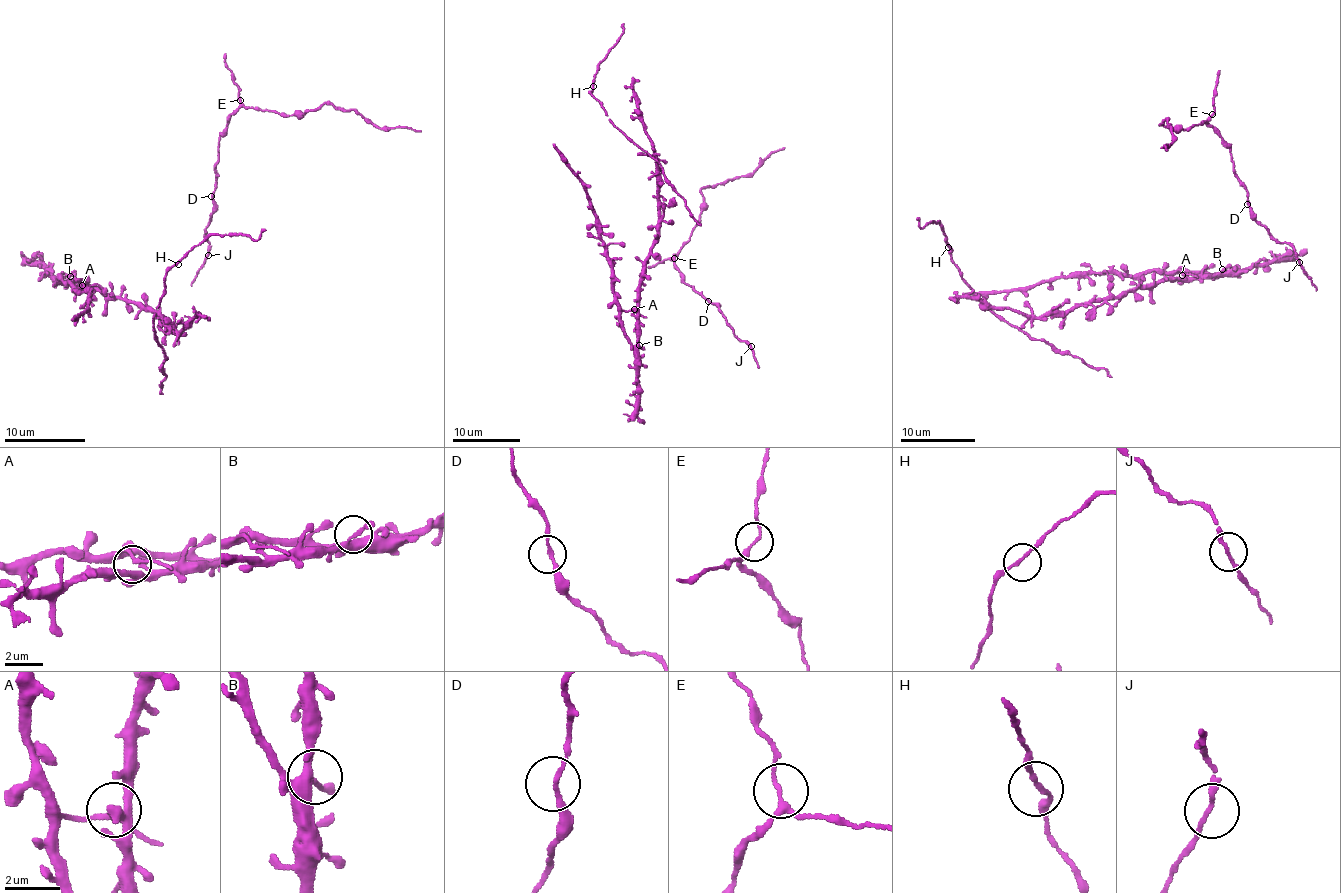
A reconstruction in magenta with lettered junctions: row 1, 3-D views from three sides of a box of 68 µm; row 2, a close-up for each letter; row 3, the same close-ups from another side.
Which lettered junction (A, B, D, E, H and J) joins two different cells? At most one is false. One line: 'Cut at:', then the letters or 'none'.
Cut at: none

